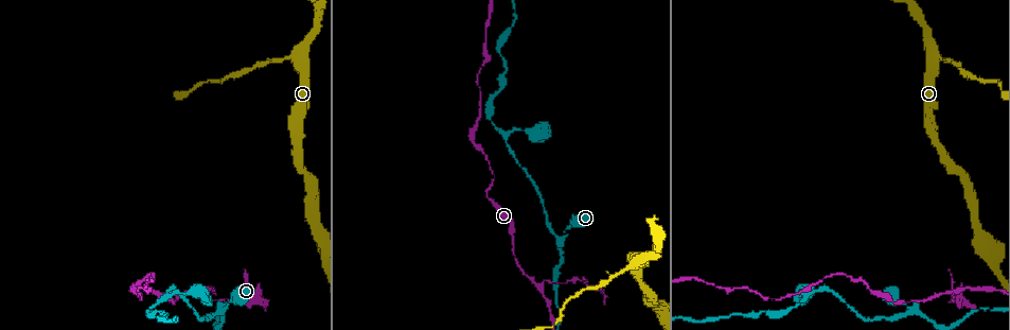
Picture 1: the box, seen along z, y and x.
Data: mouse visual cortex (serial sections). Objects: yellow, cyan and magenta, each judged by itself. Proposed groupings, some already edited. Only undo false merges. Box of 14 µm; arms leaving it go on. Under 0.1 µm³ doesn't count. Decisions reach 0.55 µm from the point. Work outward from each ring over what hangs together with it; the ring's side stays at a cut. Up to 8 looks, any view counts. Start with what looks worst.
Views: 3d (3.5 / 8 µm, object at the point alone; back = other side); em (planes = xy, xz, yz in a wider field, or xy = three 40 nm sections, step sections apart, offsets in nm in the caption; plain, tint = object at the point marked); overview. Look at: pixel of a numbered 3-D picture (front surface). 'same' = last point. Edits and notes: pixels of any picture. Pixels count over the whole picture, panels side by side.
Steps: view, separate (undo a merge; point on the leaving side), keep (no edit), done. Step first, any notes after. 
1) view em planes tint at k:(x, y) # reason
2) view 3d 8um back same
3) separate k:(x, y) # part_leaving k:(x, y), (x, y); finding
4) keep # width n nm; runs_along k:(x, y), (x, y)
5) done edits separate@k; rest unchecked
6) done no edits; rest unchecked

view 3d 3.5um at 1:(911, 312) # a narrow waist

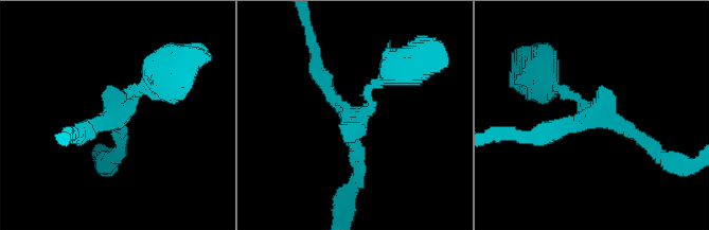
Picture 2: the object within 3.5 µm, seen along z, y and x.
view em xy step 5 tint at 2:(352, 114) # need the tissue

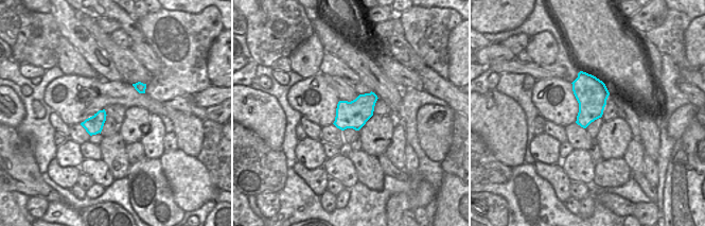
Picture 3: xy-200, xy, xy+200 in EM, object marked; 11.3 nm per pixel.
keep # width 320 nm; runs_along 2:(151, 86), (80, 135); continuous, no second cell

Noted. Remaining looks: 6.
view em xy step 1 tint at 1:(957, 291) # arms part here

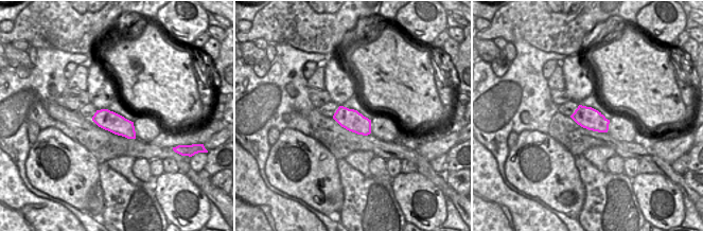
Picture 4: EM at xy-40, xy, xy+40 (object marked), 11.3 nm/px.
view 3d 3.5um same

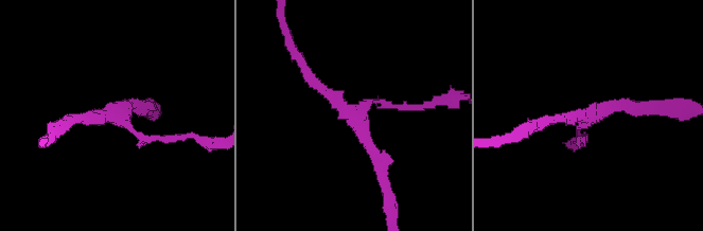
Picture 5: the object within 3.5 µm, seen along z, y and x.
keep # arm_widths 100, 150, 200 nm; runs_along 5:(298, 58), (347, 110), (409, 107); all the same cell

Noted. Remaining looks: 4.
view 3d 3.5um at 1:(580, 279) # narrows sharply

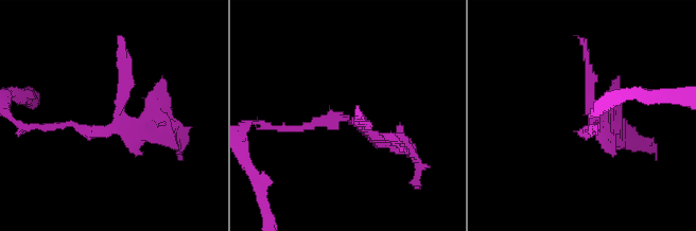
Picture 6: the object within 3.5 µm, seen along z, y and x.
view em xy step 1 tint at 6:(117, 129)

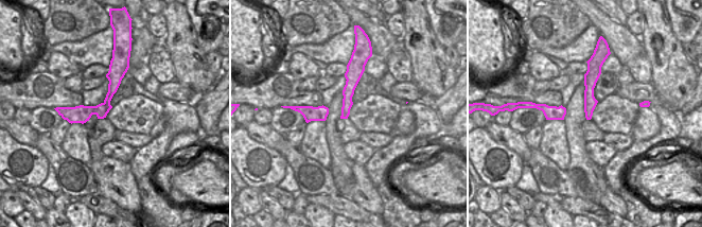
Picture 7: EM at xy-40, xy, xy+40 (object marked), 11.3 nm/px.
separate 6:(122, 88) # part_leaving 6:(116, 129), (161, 132), (177, 146); a second cell is stuck on

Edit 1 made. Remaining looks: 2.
done edits separate@6; rest unchecked

